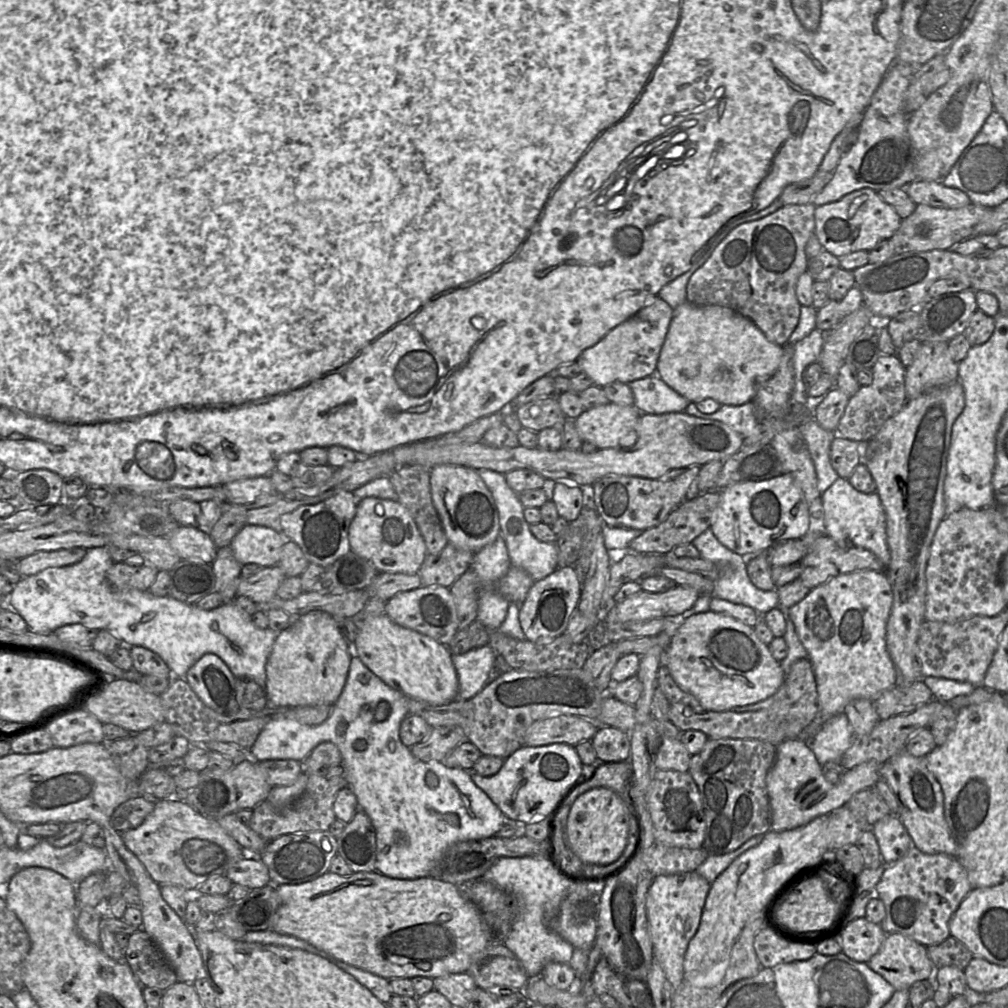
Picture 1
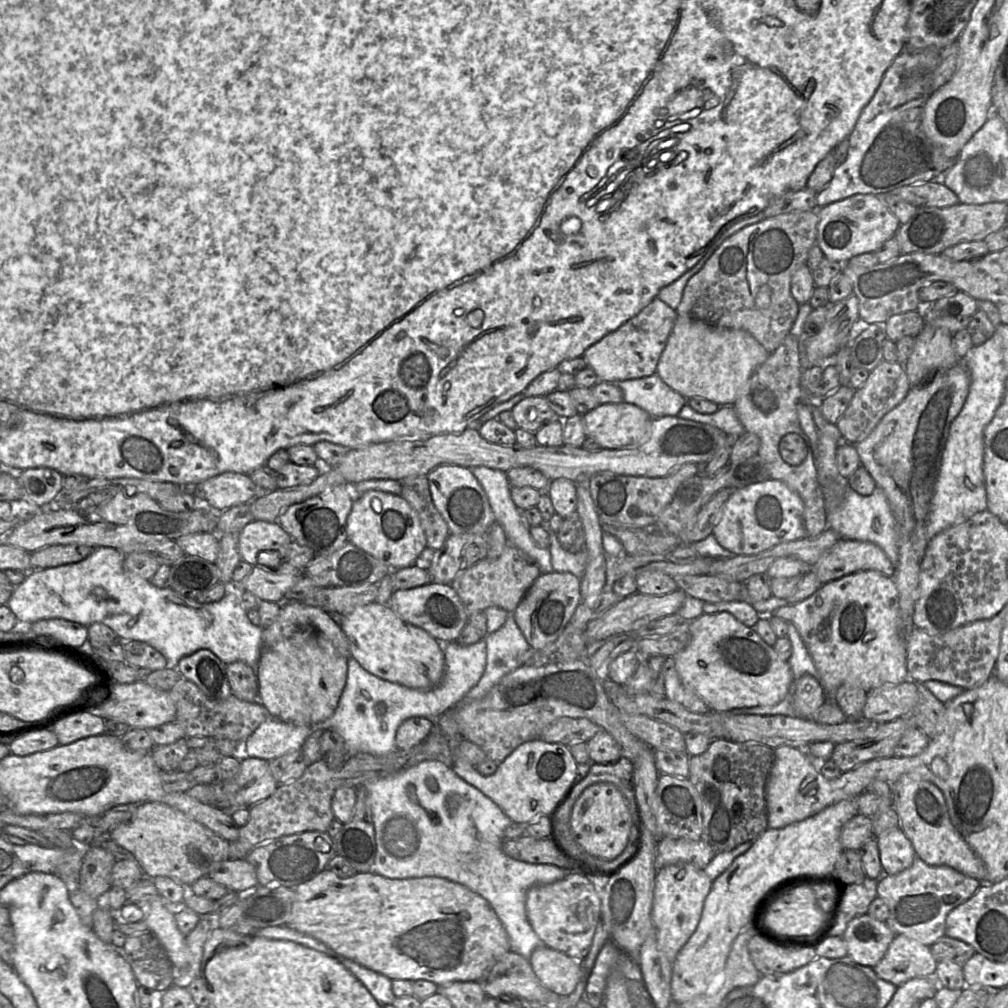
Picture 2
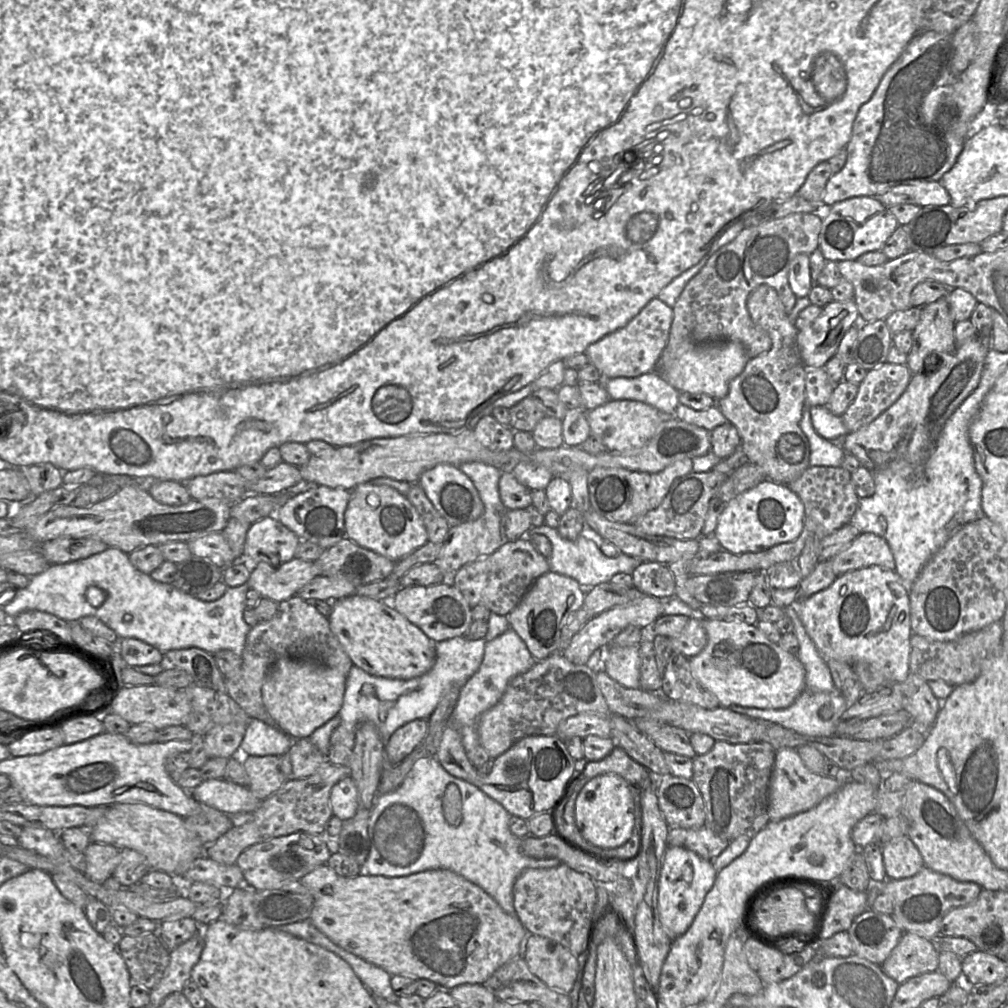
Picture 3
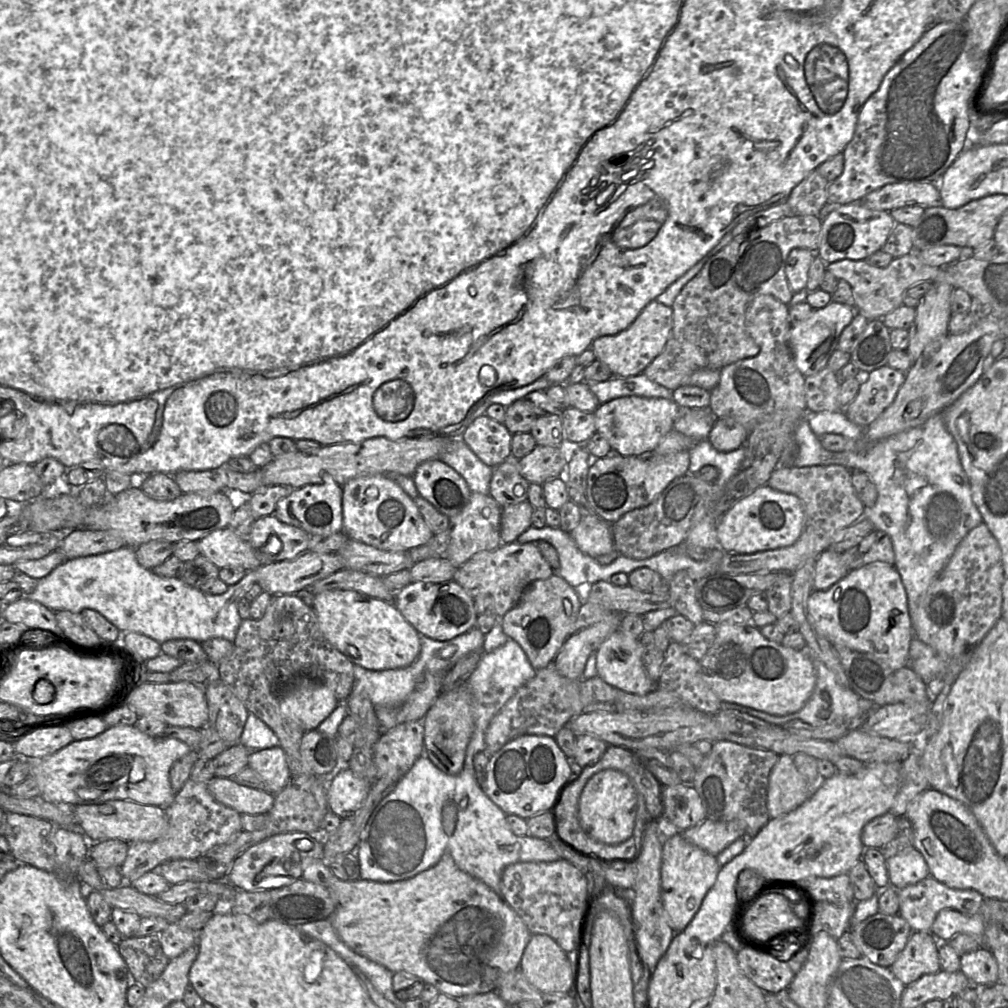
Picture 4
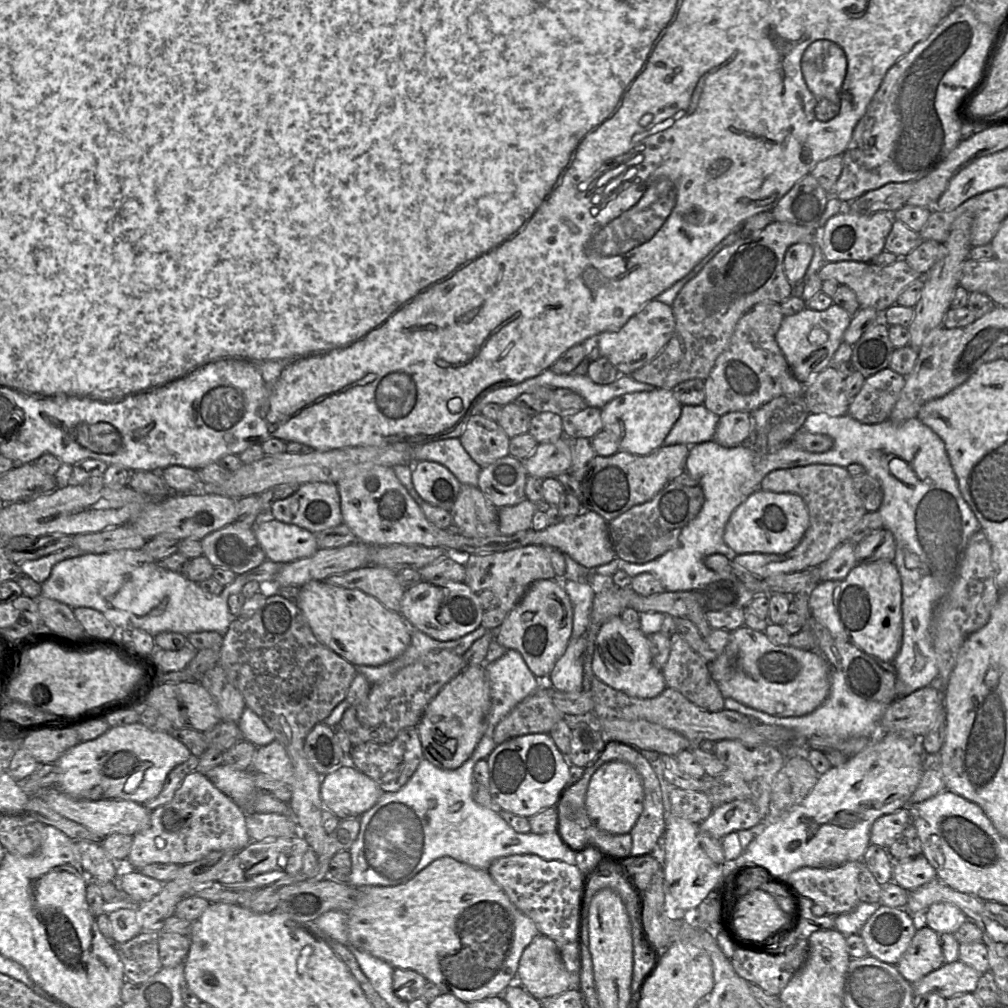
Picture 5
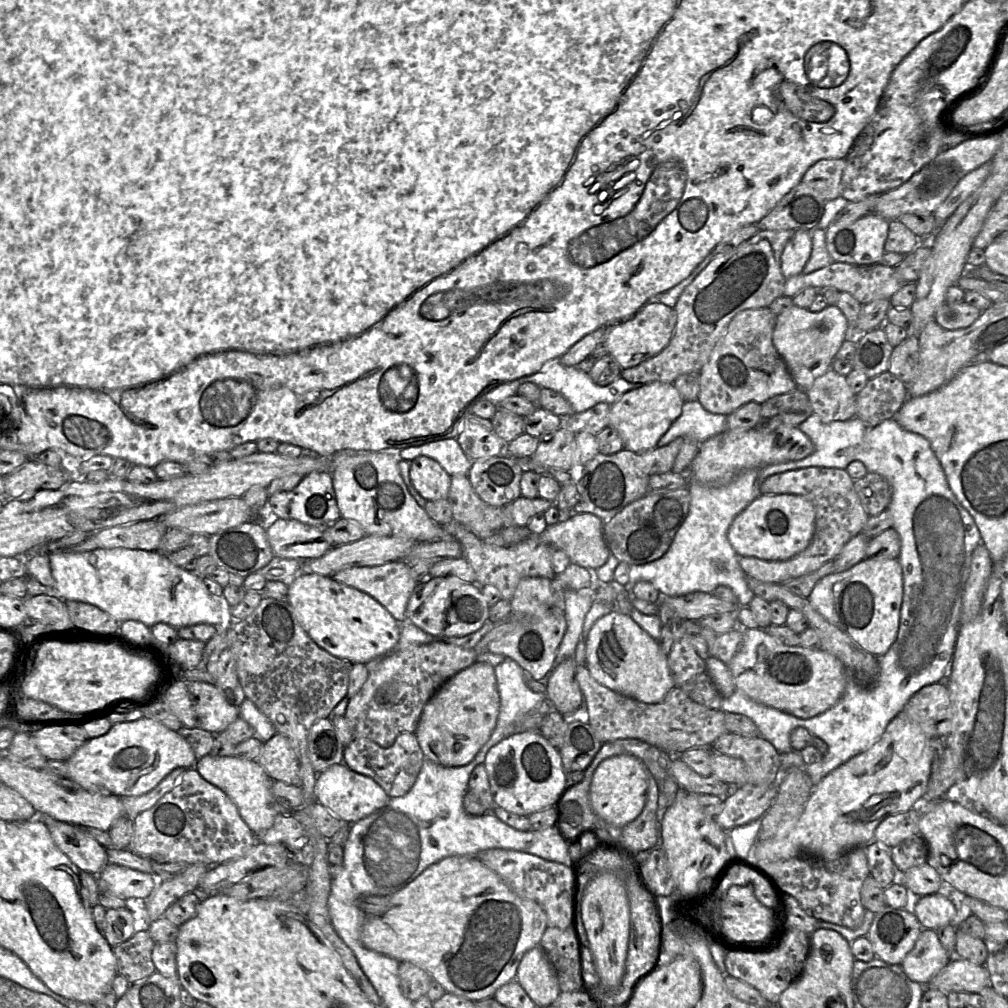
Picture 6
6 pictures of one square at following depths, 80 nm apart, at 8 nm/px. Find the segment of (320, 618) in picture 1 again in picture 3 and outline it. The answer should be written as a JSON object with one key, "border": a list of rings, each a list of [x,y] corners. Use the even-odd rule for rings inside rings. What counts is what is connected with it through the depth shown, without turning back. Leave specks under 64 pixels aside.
{"border":[[[286,656],[277,660],[267,672],[262,685],[262,700],[280,730],[295,740],[307,738],[339,713],[346,679],[320,662]]]}

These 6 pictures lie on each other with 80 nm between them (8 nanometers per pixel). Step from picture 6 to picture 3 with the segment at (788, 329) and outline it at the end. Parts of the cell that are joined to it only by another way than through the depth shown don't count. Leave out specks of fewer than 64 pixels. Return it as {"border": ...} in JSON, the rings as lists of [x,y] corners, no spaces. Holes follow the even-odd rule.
{"border":[[[854,300],[832,301],[820,316],[797,333],[797,344],[806,369],[824,368],[836,354],[845,333],[859,322],[859,311]]]}

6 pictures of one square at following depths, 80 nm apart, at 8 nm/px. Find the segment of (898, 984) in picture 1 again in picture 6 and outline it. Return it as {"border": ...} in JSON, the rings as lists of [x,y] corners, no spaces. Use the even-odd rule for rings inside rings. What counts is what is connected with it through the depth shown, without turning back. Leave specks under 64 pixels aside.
{"border":[[[923,928],[913,949],[905,956],[900,965],[911,980],[925,987],[949,963],[952,957],[940,943],[935,930]]]}

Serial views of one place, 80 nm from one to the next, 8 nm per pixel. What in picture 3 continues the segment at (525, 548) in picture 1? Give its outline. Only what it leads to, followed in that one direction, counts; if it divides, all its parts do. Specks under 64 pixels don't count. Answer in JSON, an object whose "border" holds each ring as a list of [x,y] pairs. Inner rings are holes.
{"border":[[[466,462],[459,466],[474,483],[485,508],[506,511],[499,495],[499,479],[502,469],[483,462]]]}

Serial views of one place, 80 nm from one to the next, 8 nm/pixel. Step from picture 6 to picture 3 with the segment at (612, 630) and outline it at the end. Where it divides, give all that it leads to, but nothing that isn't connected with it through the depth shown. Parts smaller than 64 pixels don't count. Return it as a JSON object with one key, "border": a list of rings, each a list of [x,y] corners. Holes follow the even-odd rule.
{"border":[[[607,646],[604,649],[602,670],[625,688],[641,689],[638,646]]]}

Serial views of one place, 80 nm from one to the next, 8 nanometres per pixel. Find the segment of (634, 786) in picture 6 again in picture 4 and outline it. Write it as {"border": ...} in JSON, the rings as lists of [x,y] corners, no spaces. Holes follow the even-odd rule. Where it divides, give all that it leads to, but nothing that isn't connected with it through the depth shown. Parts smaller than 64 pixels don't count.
{"border":[[[606,769],[592,776],[584,787],[579,803],[578,818],[582,830],[593,840],[604,844],[619,844],[633,835],[637,811],[637,793],[624,773]]]}

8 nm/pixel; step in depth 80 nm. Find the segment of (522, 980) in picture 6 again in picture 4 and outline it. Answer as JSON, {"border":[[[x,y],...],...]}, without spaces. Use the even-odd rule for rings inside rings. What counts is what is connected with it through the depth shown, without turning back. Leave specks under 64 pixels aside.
{"border":[[[532,934],[519,964],[527,981],[545,993],[572,993],[579,957],[568,955],[554,939]]]}

